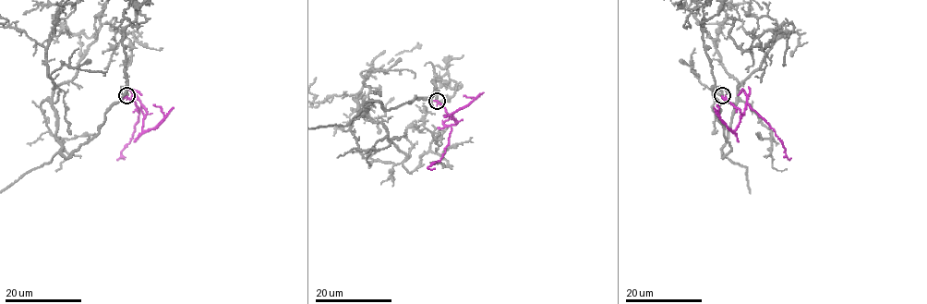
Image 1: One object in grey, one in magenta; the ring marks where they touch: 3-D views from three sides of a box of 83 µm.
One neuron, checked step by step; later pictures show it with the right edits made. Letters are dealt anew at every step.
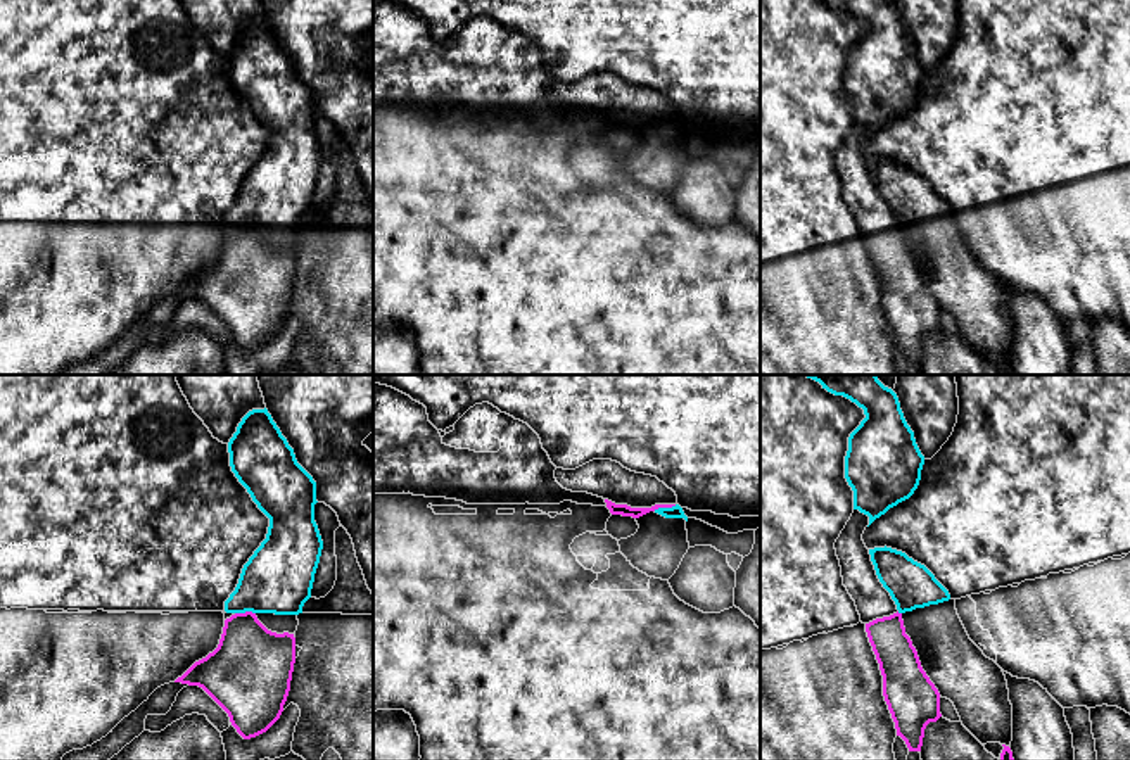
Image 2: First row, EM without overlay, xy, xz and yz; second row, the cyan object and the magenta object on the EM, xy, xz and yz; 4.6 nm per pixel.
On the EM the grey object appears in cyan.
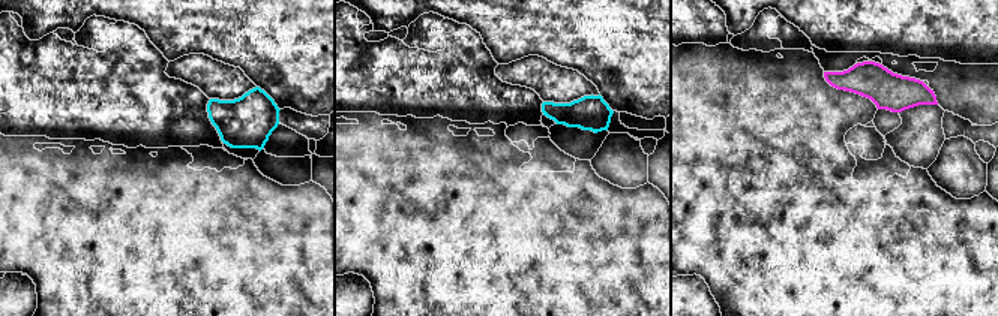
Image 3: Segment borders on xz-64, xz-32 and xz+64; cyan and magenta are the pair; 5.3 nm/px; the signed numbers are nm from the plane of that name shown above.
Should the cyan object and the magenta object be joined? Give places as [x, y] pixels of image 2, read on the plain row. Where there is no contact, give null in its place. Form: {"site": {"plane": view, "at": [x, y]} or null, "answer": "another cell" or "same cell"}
{"site": {"plane": "xz", "at": [664, 121]}, "answer": "another cell"}

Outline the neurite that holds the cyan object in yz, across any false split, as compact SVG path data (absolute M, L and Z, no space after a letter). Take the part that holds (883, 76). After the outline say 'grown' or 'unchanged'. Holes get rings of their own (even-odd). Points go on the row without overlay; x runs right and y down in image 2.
M822 2L843 9L864 22L866 31L848 50L845 92L854 104L854 123L867 128L871 138L914 107L924 69L892 2Z; unchanged

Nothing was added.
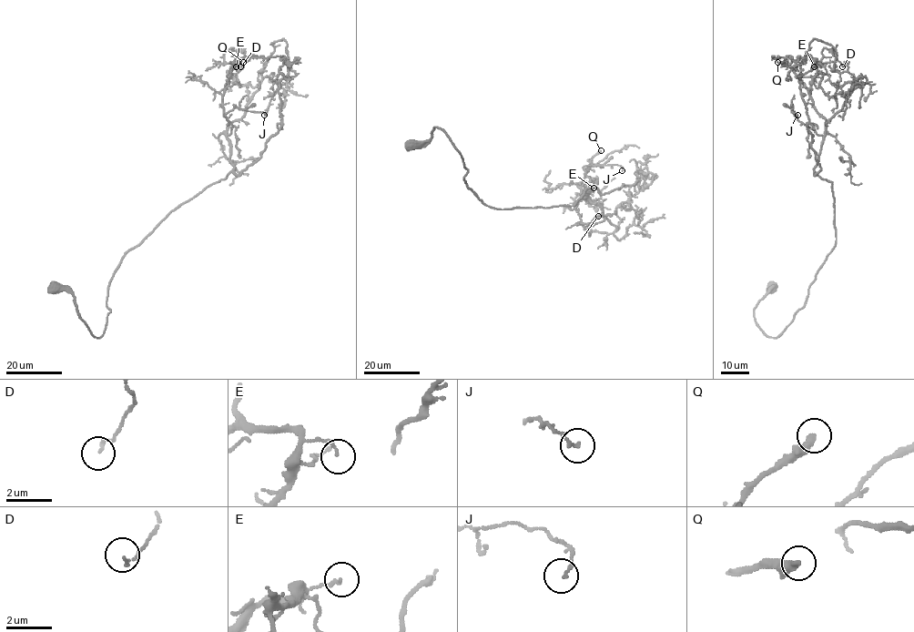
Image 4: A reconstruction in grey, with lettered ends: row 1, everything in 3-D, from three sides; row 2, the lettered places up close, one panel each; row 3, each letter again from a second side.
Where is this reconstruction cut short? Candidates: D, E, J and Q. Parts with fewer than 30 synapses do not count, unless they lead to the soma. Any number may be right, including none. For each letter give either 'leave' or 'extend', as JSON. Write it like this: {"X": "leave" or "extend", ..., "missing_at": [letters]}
{"D": "leave", "E": "leave", "J": "leave", "Q": "leave", "missing_at": []}

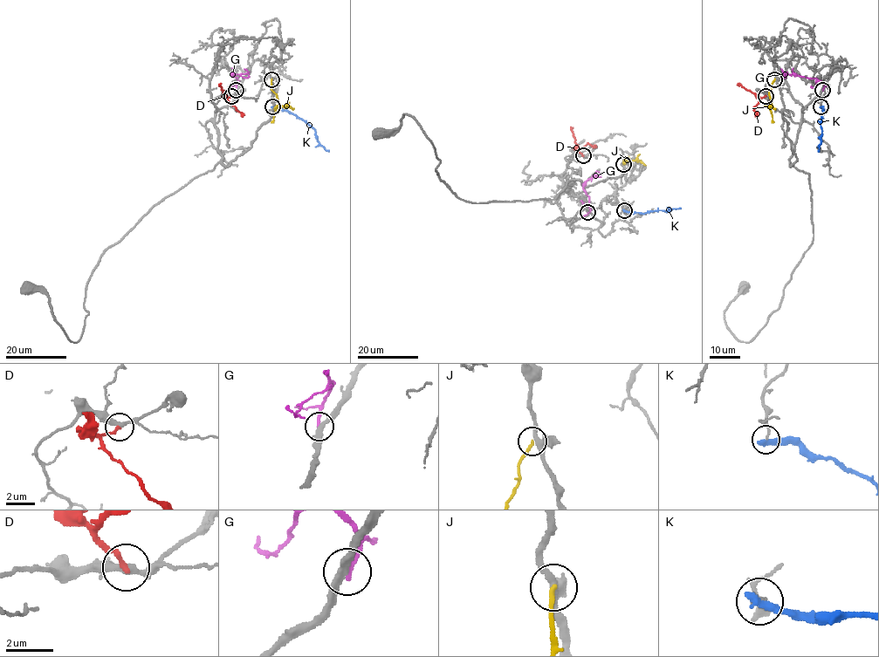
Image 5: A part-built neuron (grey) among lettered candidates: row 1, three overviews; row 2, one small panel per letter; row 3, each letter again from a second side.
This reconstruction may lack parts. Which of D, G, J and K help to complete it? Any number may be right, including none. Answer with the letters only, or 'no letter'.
no letter

